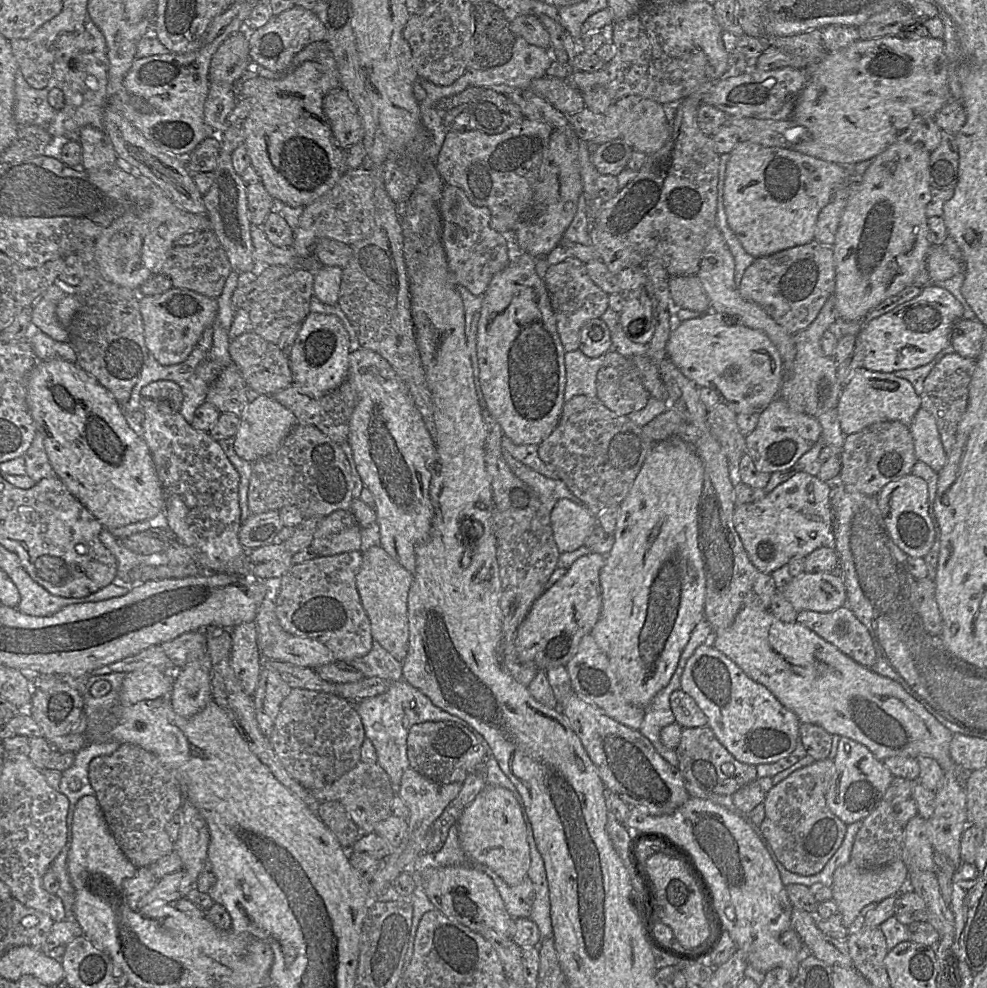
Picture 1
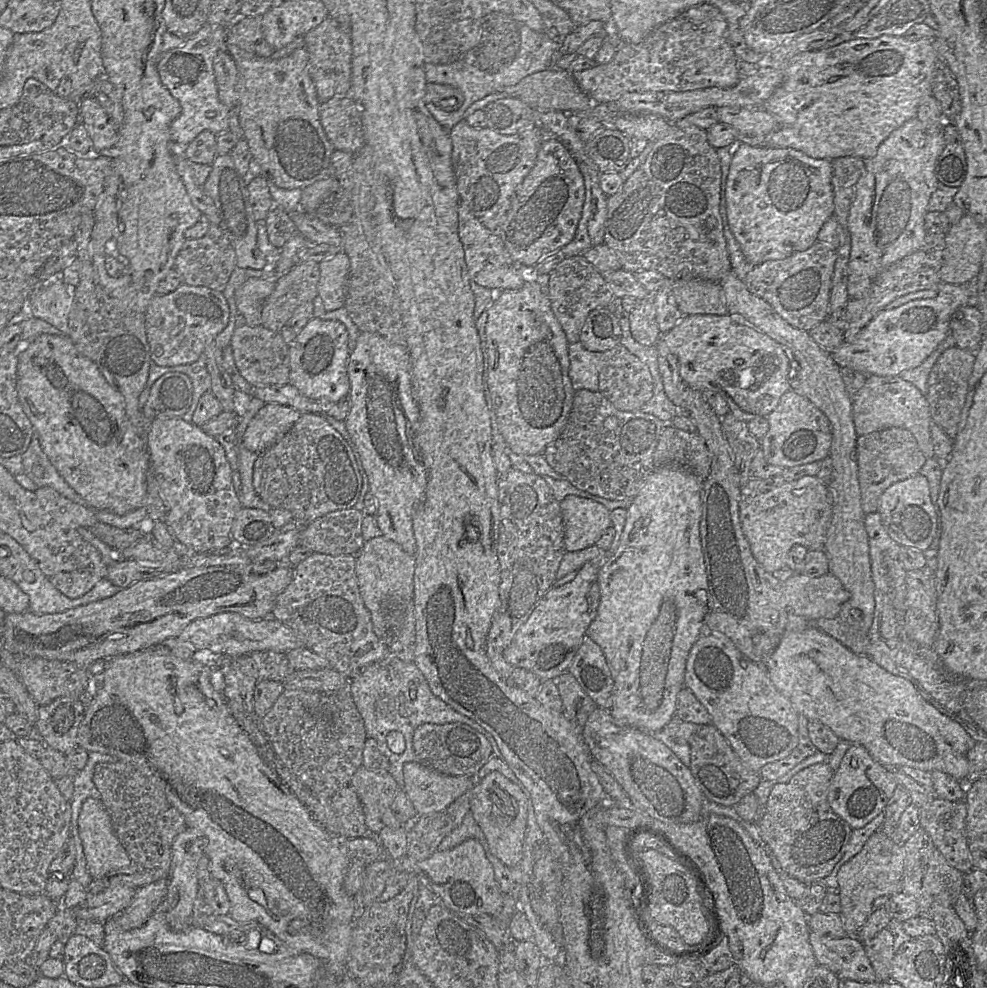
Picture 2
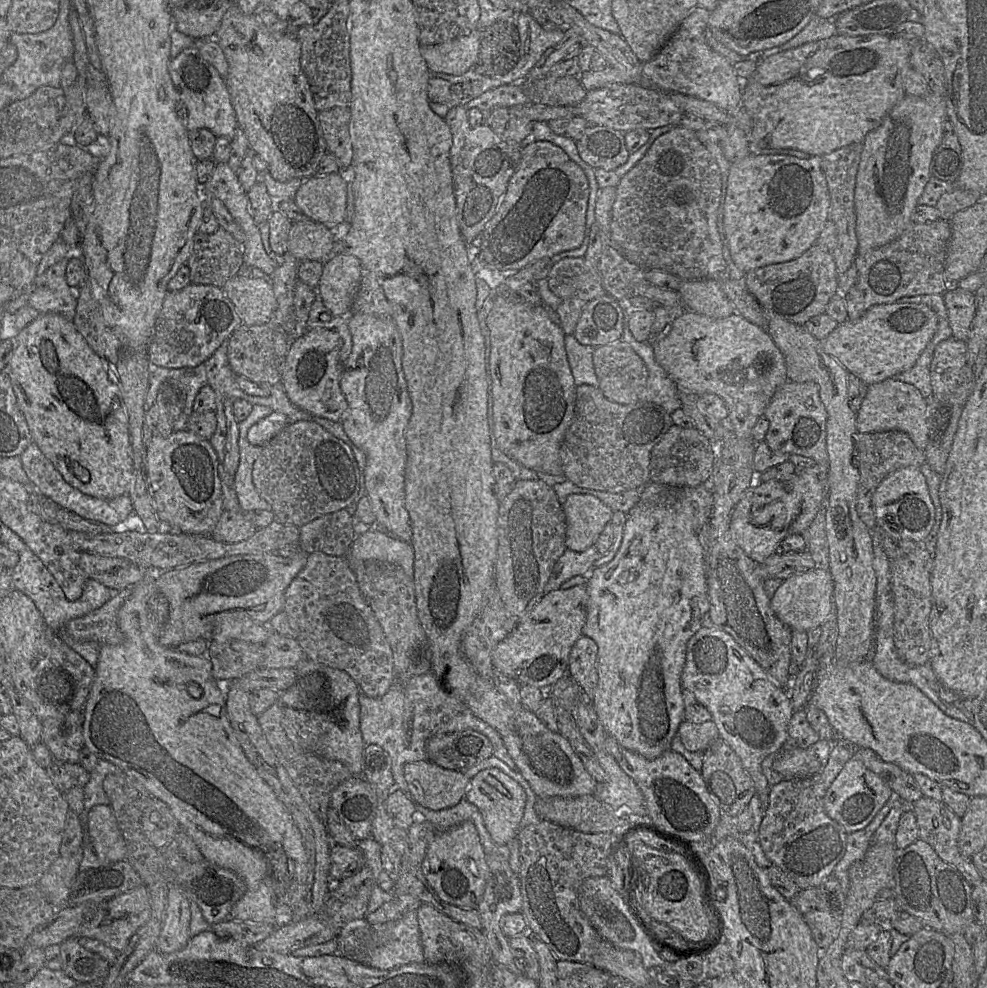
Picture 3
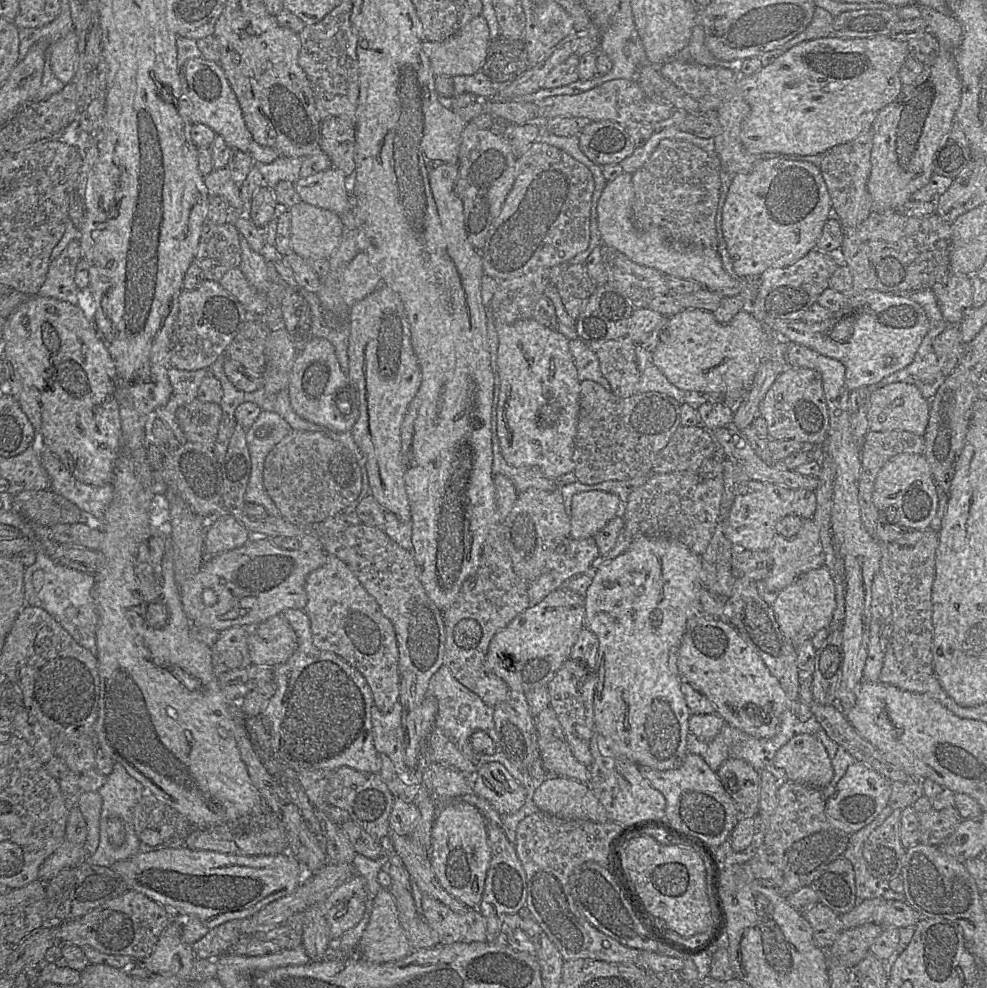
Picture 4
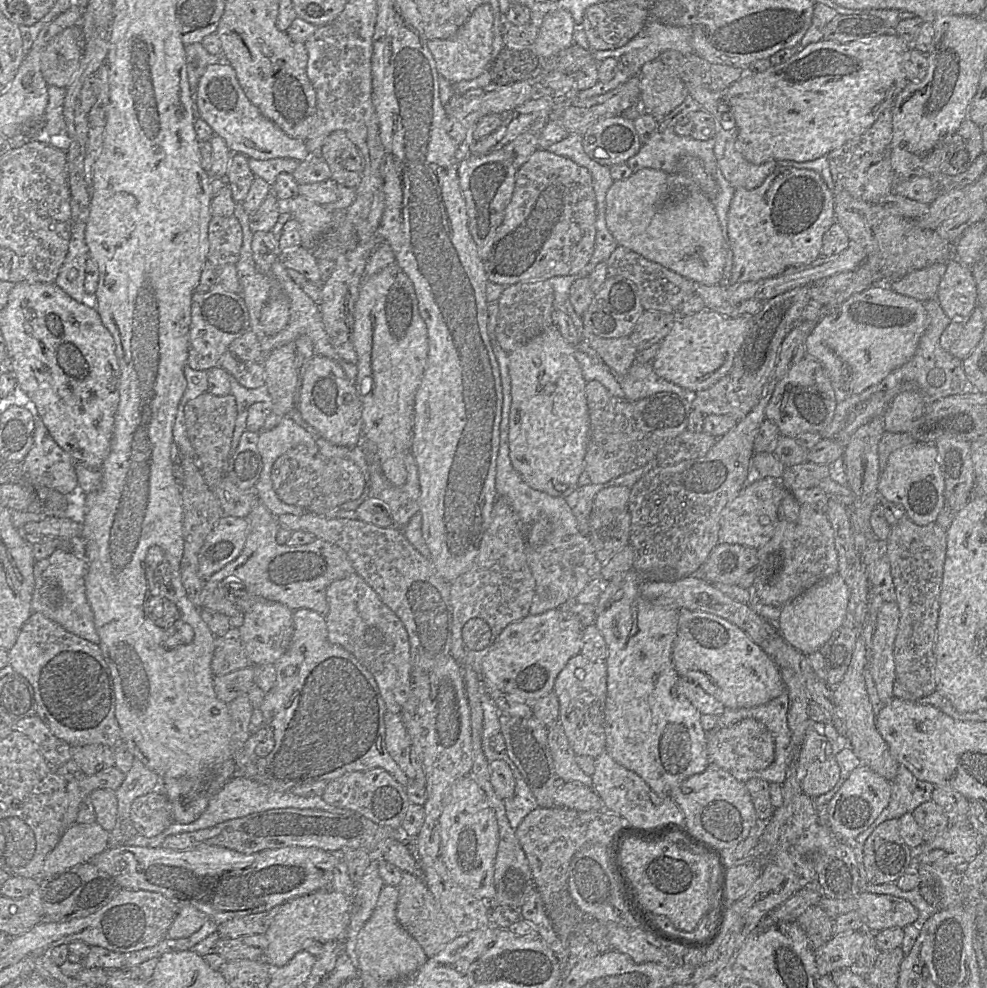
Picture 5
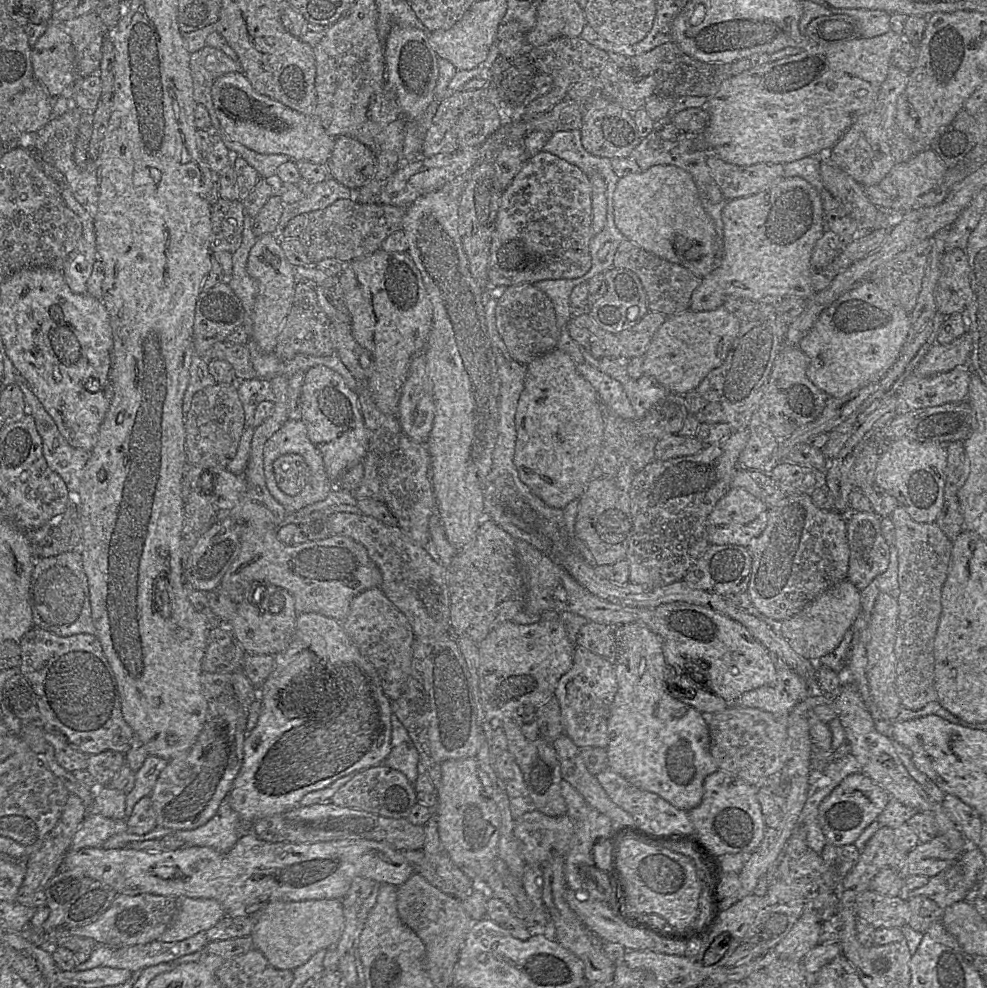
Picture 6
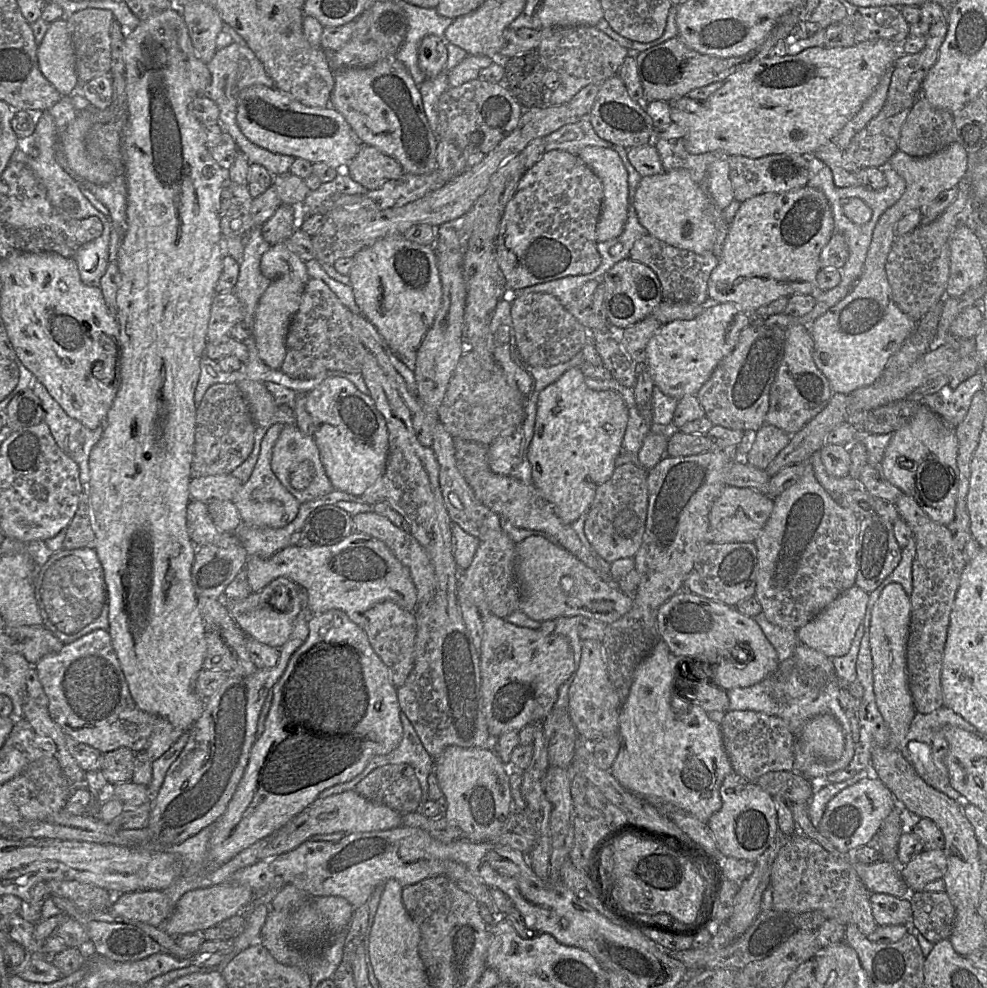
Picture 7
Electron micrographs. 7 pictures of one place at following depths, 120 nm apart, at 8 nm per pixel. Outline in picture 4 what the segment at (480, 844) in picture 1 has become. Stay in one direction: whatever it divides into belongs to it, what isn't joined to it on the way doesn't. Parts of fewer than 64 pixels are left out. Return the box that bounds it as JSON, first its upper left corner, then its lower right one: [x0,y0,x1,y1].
[471,762,526,815]

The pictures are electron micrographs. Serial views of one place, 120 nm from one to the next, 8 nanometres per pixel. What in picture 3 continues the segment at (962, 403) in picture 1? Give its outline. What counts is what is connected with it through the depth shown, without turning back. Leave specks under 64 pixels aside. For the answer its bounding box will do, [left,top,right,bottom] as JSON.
[930,337,966,395]

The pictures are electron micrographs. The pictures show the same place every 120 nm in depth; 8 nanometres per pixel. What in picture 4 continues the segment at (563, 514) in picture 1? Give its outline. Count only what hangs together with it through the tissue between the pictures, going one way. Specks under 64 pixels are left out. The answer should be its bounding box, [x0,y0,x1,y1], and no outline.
[570,490,622,540]

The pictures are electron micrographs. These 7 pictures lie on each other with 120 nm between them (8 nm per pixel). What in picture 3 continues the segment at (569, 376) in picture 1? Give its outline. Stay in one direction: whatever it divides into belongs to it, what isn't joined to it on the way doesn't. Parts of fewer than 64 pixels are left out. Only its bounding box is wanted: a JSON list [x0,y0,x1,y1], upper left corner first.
[564,334,598,387]

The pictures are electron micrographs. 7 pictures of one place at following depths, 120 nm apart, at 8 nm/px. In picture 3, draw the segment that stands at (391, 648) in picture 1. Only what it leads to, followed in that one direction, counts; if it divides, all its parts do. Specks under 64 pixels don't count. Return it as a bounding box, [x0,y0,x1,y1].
[349,527,414,577]

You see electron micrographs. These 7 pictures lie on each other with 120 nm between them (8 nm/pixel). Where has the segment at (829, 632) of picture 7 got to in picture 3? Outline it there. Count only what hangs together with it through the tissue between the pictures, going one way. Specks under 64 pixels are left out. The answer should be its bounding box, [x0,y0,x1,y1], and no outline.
[771,567,833,632]

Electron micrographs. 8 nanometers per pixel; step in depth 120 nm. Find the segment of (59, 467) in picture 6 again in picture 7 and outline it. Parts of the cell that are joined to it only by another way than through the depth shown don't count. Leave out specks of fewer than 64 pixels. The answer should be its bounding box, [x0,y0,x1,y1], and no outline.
[29,381,103,486]

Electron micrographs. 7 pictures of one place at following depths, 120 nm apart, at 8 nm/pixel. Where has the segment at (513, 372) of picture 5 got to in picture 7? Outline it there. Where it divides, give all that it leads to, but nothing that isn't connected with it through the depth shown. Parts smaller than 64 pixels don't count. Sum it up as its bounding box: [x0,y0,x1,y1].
[527,367,628,525]

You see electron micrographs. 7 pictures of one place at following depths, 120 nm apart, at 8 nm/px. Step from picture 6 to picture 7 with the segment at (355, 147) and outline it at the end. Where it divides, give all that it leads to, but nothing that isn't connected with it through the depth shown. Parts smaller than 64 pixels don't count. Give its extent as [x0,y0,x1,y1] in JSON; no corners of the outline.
[345,145,404,190]

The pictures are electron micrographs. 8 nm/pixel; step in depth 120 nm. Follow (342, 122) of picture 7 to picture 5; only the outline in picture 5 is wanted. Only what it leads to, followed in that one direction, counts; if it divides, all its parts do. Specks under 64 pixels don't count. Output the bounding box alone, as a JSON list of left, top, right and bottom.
[195,63,312,162]

